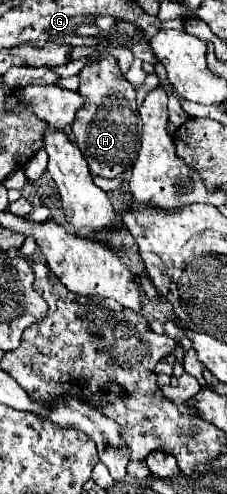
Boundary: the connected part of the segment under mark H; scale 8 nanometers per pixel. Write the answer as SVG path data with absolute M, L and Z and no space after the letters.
M109 53L91 55L89 63L79 73L79 79L79 93L87 97L71 125L77 147L83 151L93 175L117 177L135 163L139 151L141 119L137 115L135 87L121 73L117 57Z

